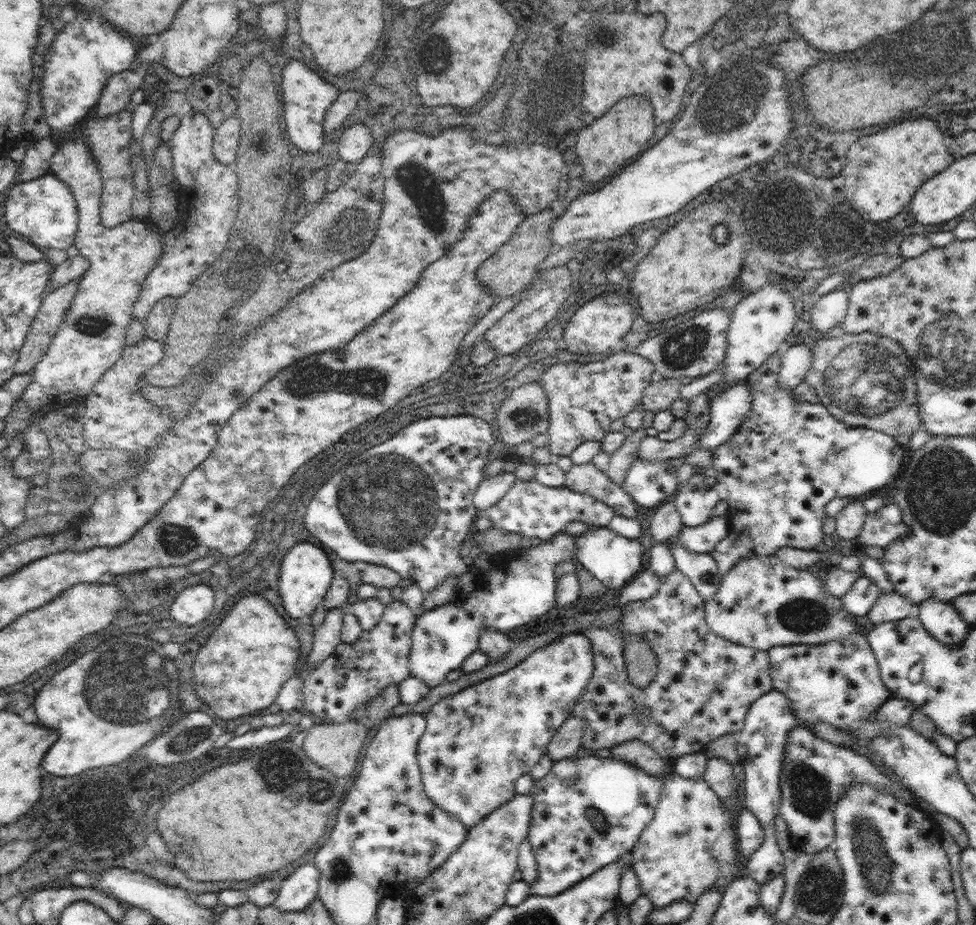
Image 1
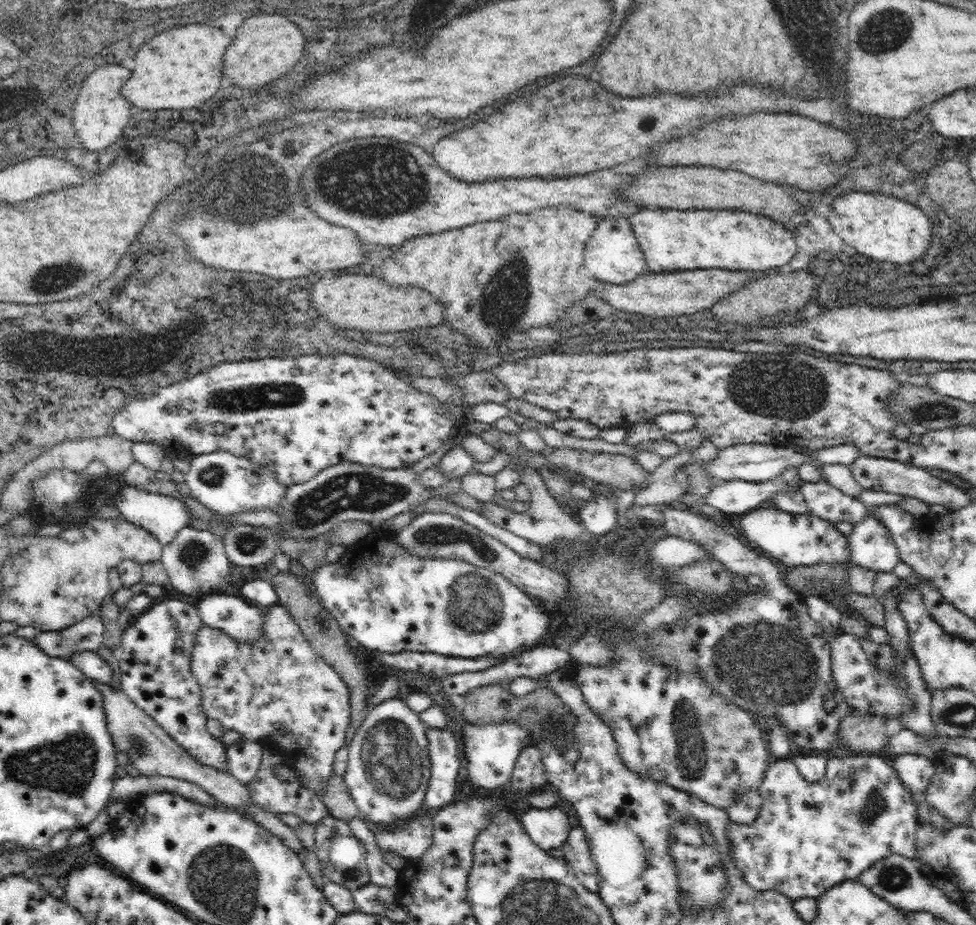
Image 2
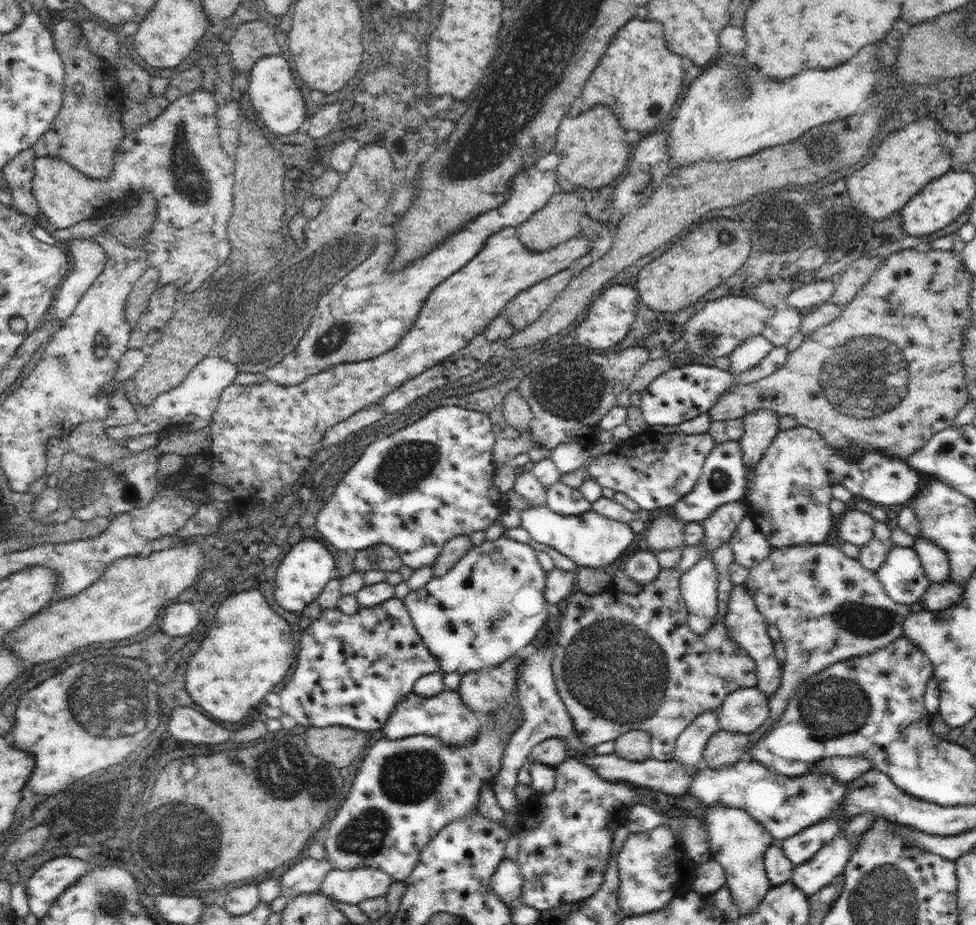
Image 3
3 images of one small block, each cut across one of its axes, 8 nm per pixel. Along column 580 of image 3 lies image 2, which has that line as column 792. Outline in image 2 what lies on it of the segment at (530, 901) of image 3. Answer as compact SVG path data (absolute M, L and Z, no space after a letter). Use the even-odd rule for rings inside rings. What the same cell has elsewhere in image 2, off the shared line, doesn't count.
M881 753L830 758L822 780L813 783L804 780L792 759L779 758L768 764L758 791L762 807L756 821L752 824L731 822L728 826L736 868L756 891L776 890L791 901L804 897L817 899L842 882L858 880L877 860L891 854L915 858L918 806L910 788L904 786L896 769Z

